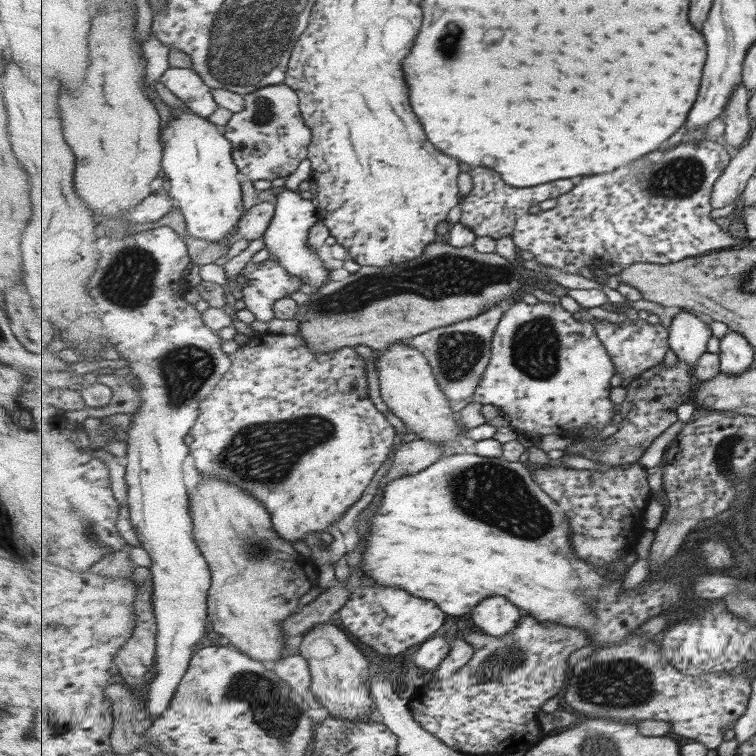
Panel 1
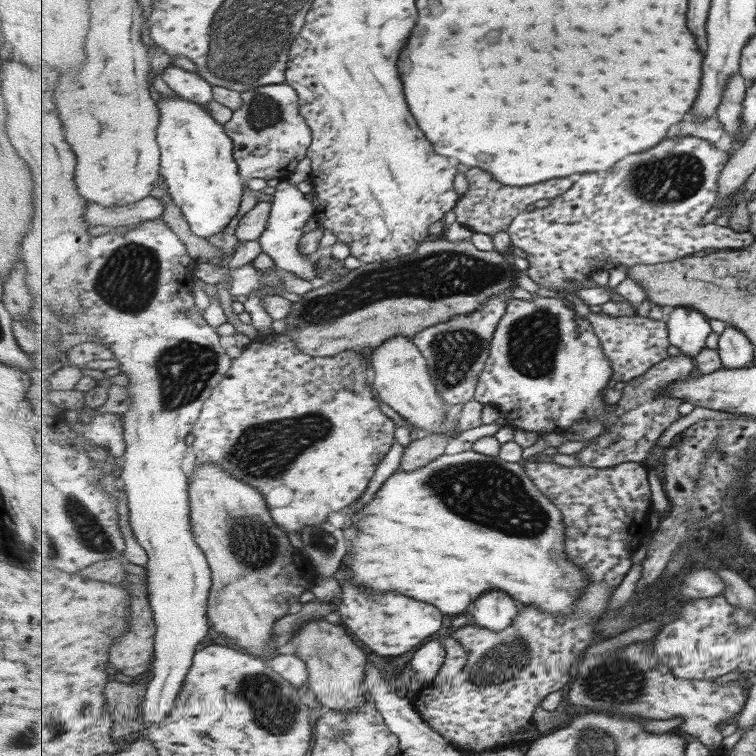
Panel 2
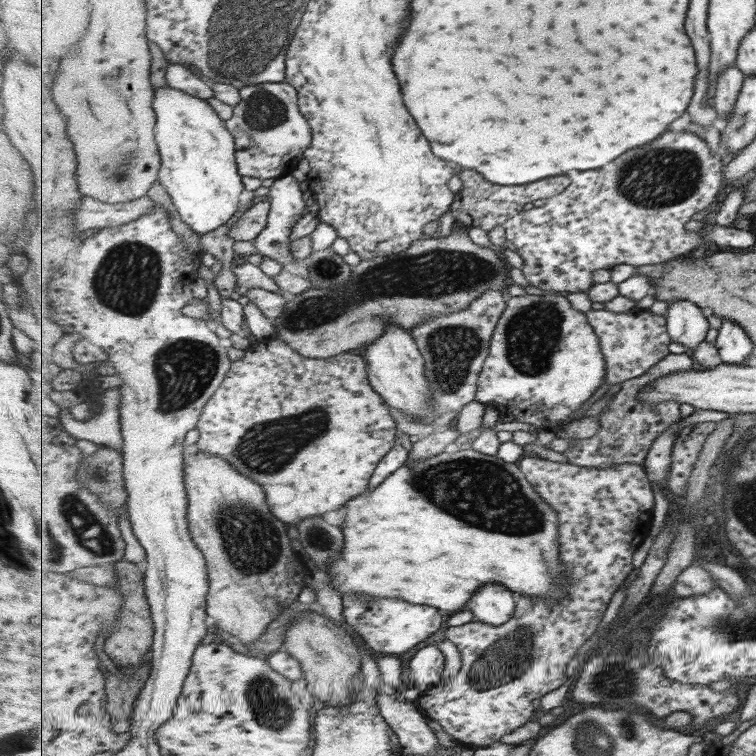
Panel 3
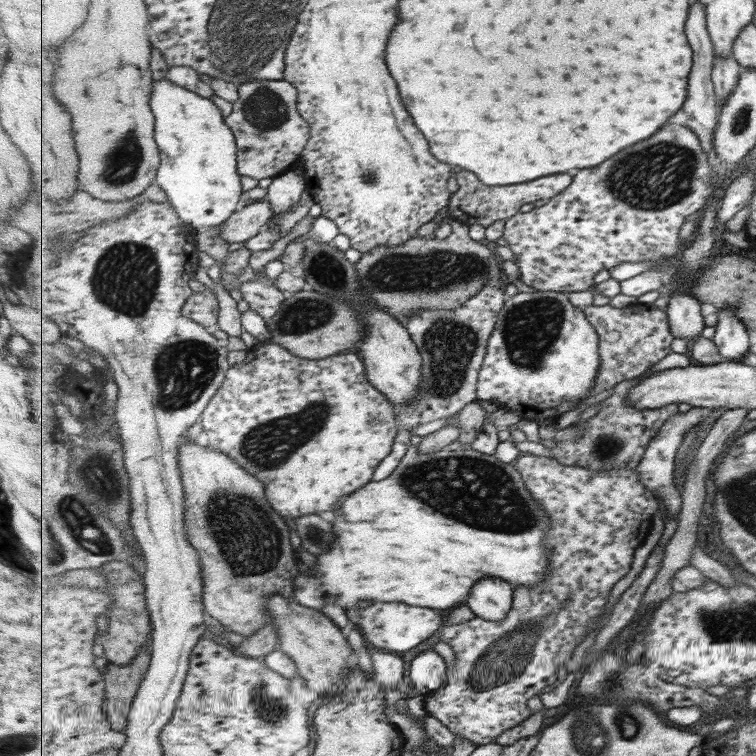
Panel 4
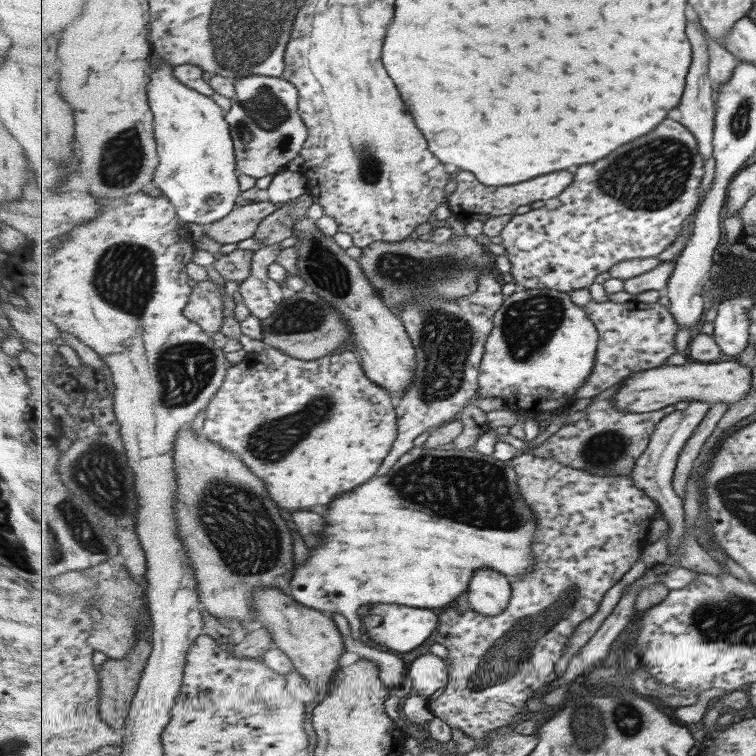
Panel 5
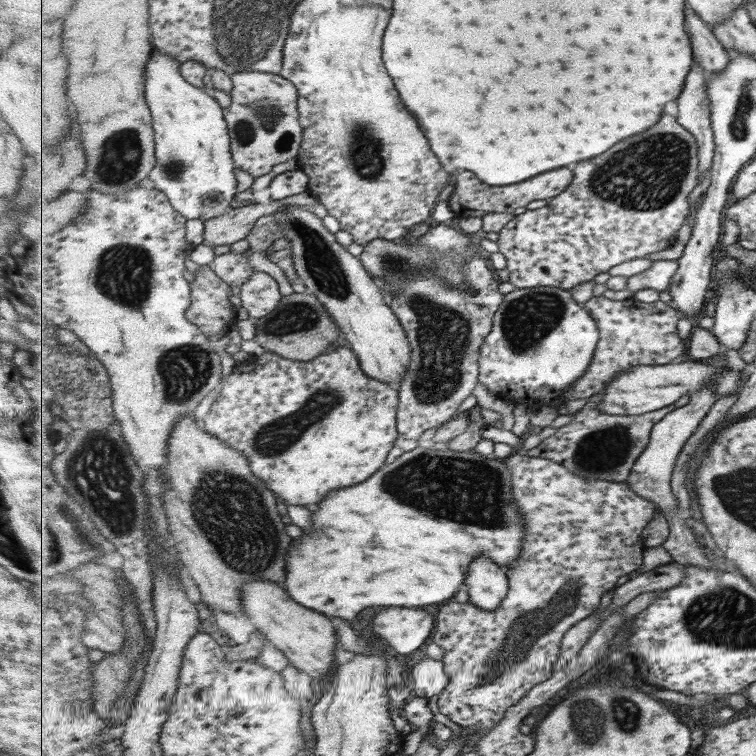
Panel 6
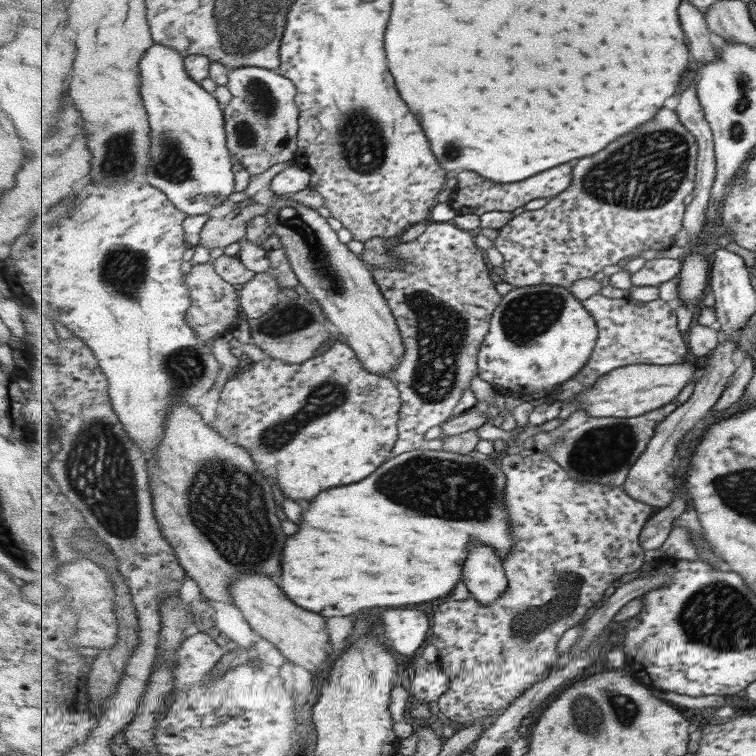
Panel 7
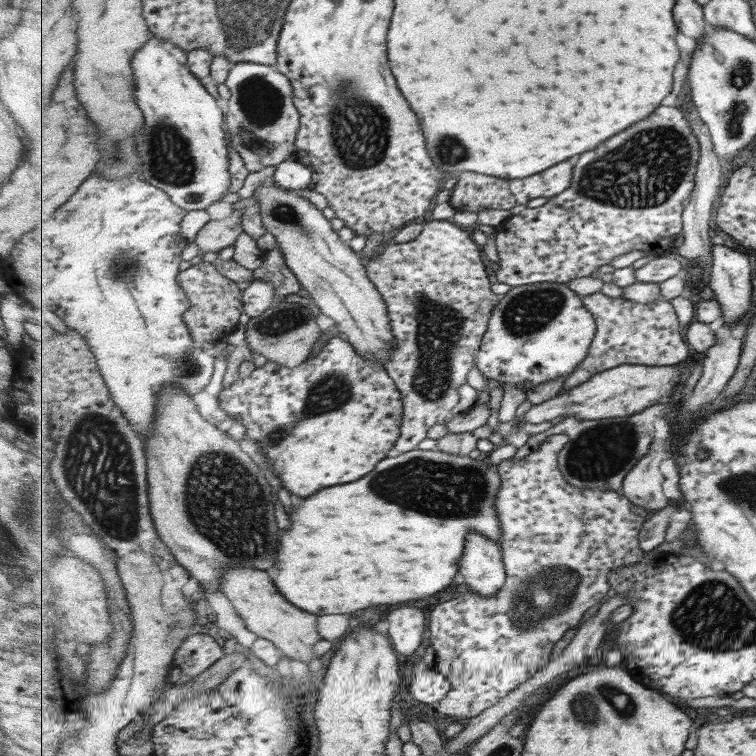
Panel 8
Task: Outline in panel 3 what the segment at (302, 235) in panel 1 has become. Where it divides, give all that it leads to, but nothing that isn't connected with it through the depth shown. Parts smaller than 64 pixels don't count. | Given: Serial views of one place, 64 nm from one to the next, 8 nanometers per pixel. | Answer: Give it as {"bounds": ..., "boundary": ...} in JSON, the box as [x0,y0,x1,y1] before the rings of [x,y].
{"bounds":[254,175,305,264],"boundary":[[[287,175],[276,179],[270,187],[270,192],[267,194],[267,198],[270,201],[270,215],[268,218],[268,226],[259,234],[259,237],[254,241],[254,246],[258,253],[263,254],[266,258],[269,257],[273,260],[277,260],[279,264],[295,264],[297,259],[291,255],[291,246],[293,242],[289,242],[289,236],[291,236],[291,229],[297,220],[301,220],[303,210],[305,210],[305,200],[303,200],[303,190],[301,190],[301,182],[297,178],[293,178],[292,175]]]}

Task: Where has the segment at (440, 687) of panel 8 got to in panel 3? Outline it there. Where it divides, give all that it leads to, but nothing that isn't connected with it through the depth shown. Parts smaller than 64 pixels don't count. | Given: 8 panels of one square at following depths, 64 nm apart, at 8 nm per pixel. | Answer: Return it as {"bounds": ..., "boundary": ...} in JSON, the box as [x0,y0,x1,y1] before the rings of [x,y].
{"bounds":[408,645,445,692],"boundary":[[[427,645],[415,653],[415,658],[409,662],[408,668],[409,678],[413,680],[414,686],[423,692],[441,685],[445,656],[437,645]]]}

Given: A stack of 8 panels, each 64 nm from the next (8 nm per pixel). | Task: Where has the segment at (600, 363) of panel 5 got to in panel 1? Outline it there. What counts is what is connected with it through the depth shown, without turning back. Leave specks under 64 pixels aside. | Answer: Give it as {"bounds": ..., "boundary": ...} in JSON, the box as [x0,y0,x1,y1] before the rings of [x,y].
{"bounds":[596,319,670,378],"boundary":[[[626,319],[620,323],[597,321],[596,331],[615,364],[616,373],[622,378],[638,377],[645,371],[659,366],[670,349],[670,329],[663,323],[649,324],[647,320]]]}

